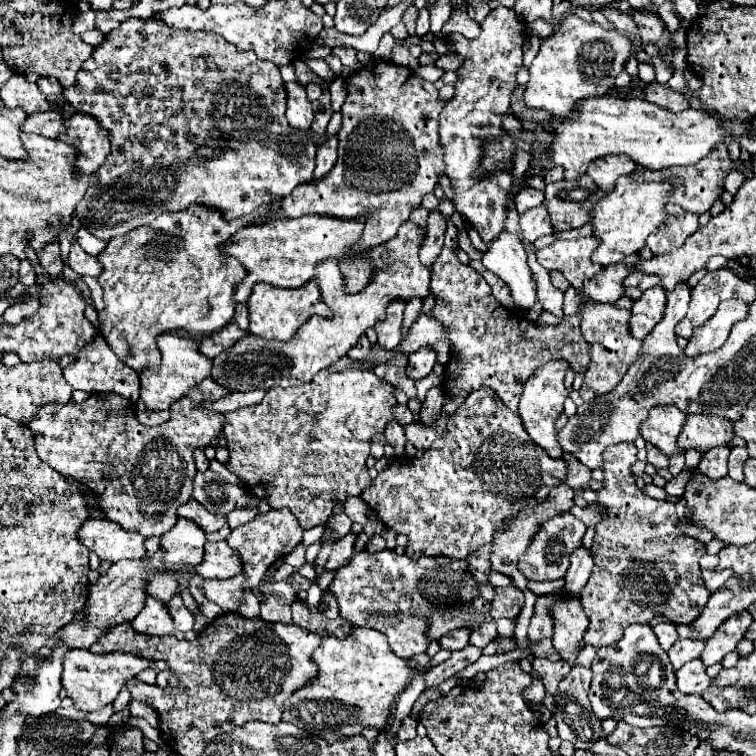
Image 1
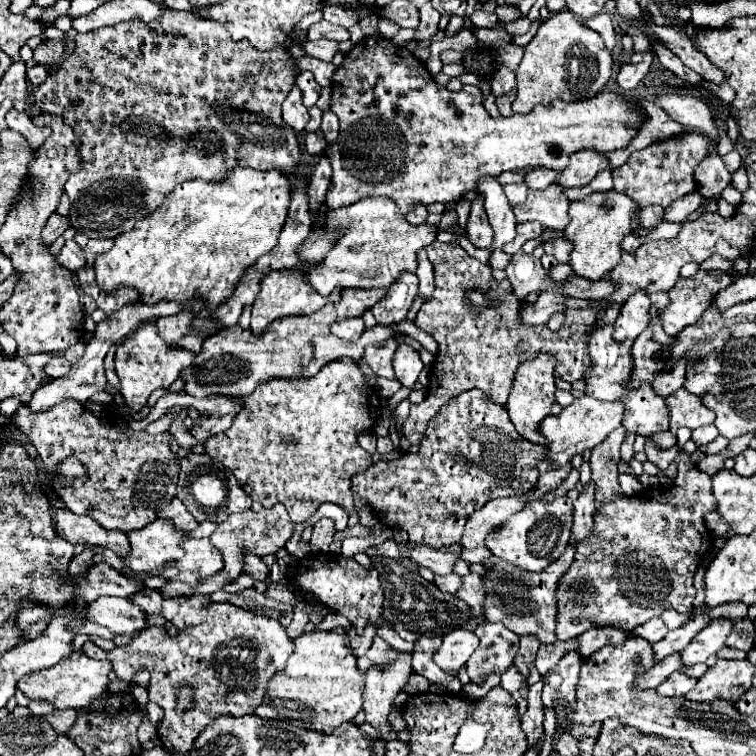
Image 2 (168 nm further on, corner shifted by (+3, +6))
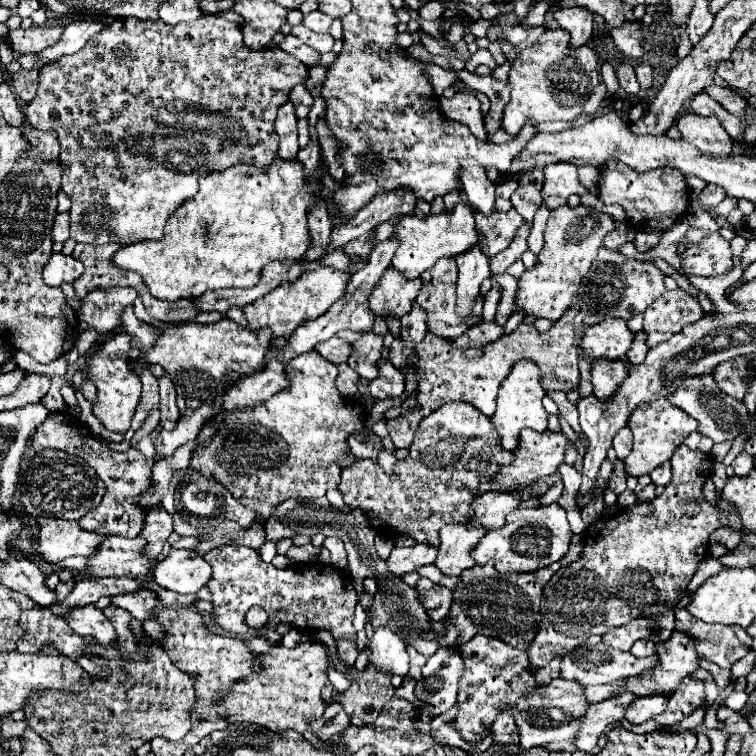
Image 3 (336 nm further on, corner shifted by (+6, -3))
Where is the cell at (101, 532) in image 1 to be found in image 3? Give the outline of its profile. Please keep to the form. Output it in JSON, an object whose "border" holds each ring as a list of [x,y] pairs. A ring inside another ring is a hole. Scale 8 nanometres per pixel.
{"border":[[[38,518],[38,554],[46,562],[60,562],[70,556],[96,556],[104,536],[82,530],[78,522],[60,518]]]}

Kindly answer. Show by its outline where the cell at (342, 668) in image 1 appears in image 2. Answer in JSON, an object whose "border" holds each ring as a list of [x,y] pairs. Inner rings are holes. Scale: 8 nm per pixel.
{"border":[[[341,627],[303,633],[293,639],[293,645],[295,649],[287,665],[269,681],[265,697],[253,713],[263,719],[287,721],[295,727],[331,733],[361,711],[365,673],[357,669],[355,655],[345,647],[345,633]]]}

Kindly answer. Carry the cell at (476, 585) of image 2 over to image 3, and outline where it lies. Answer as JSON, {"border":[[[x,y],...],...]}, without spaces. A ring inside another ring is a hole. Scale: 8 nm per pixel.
{"border":[[[434,586],[428,592],[418,590],[418,594],[432,620],[442,620],[448,616],[448,612],[452,608],[452,590],[444,588],[444,586]]]}

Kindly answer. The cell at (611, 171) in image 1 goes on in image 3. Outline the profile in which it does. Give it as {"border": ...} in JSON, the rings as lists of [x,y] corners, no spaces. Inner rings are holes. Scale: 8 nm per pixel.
{"border":[[[556,162],[548,164],[544,168],[544,188],[542,188],[542,198],[550,196],[570,196],[570,194],[580,194],[581,204],[594,208],[594,202],[598,202],[602,208],[604,203],[598,197],[588,191],[578,180],[578,168],[568,164],[568,162]]]}

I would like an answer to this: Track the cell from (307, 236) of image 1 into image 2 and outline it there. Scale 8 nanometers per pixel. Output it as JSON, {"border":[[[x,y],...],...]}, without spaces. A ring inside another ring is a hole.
{"border":[[[367,197],[355,205],[327,211],[327,227],[345,227],[345,235],[333,245],[327,259],[311,265],[309,283],[327,297],[335,287],[389,287],[399,273],[417,269],[417,253],[431,245],[439,225],[411,225],[387,197]]]}

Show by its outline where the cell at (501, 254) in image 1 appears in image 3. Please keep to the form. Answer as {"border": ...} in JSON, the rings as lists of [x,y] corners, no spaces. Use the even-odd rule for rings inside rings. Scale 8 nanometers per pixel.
{"border":[[[464,162],[464,192],[472,208],[480,210],[484,216],[494,212],[494,184],[476,162]]]}

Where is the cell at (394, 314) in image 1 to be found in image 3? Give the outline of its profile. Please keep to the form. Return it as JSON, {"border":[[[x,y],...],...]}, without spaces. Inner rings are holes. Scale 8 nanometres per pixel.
{"border":[[[386,270],[376,284],[376,290],[370,298],[370,310],[374,316],[404,316],[412,310],[412,302],[418,296],[420,280],[408,280],[396,270]]]}

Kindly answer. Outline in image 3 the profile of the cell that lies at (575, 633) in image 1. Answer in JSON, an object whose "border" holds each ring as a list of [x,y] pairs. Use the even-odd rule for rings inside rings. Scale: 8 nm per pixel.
{"border":[[[492,562],[486,566],[472,566],[464,570],[460,582],[454,588],[454,606],[448,614],[448,624],[440,644],[460,646],[476,634],[492,634],[508,642],[512,648],[528,652],[540,628],[540,600],[546,582],[556,572],[554,566],[528,574],[500,574]]]}

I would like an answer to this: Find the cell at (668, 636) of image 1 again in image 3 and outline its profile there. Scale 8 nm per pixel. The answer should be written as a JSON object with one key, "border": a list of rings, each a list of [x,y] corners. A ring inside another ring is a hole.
{"border":[[[638,640],[634,646],[632,646],[632,654],[636,654],[636,656],[652,656],[656,650],[656,642],[652,642],[652,640]]]}

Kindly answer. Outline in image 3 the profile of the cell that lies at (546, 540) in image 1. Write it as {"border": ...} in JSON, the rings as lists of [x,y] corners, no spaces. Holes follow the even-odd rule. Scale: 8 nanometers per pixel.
{"border":[[[560,504],[540,506],[536,510],[518,508],[508,514],[506,524],[502,528],[486,532],[486,536],[478,542],[476,550],[472,550],[472,556],[480,566],[488,564],[488,560],[494,560],[494,568],[502,574],[524,574],[558,562],[568,552],[570,538],[572,530],[566,518],[566,510]]]}

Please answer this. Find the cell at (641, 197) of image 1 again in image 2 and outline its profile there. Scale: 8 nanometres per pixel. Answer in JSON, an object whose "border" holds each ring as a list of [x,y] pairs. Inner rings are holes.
{"border":[[[615,189],[605,193],[593,193],[581,201],[573,201],[569,209],[569,225],[563,229],[563,235],[569,243],[573,243],[571,251],[571,269],[575,275],[585,277],[589,281],[599,281],[609,273],[621,259],[621,239],[631,233],[631,217],[641,207],[625,193],[617,193]]]}

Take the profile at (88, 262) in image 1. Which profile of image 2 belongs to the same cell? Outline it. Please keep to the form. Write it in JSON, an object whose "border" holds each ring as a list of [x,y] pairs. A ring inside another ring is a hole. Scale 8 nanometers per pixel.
{"border":[[[73,239],[63,245],[63,249],[55,255],[55,259],[59,261],[59,265],[69,269],[71,273],[75,273],[79,267],[85,265],[85,253]]]}

